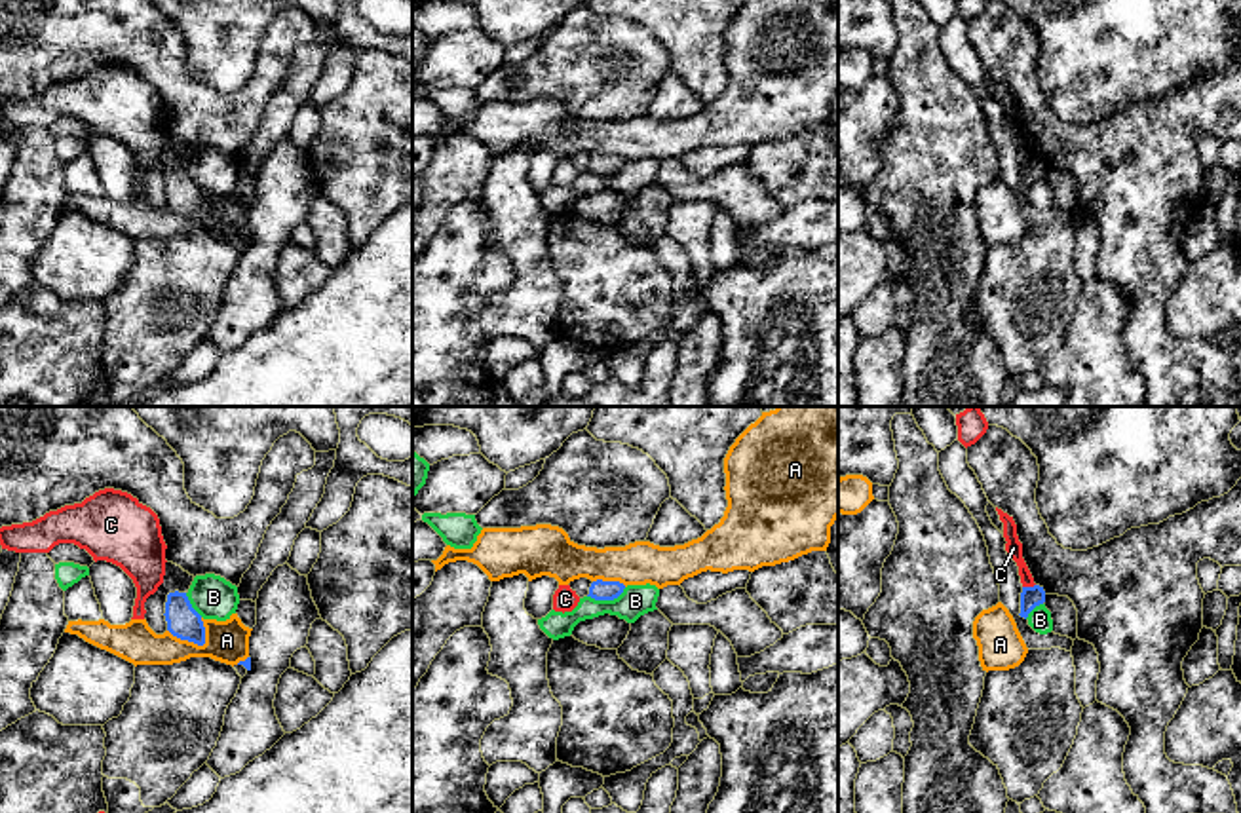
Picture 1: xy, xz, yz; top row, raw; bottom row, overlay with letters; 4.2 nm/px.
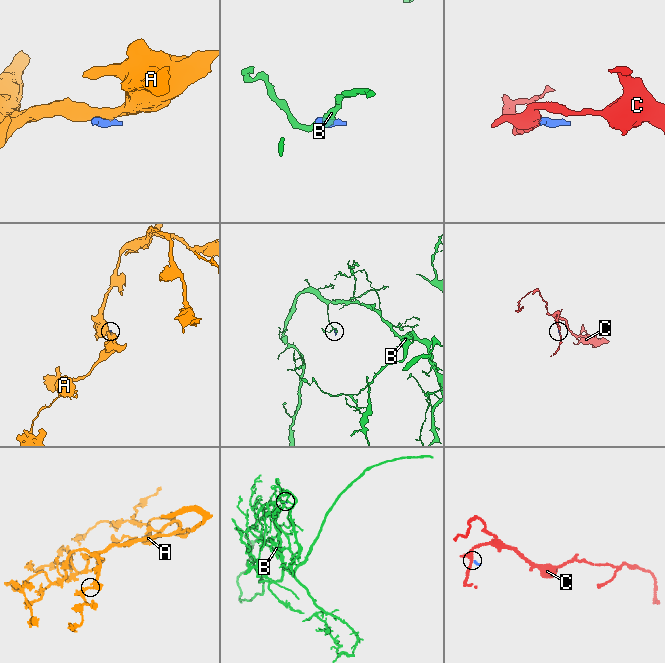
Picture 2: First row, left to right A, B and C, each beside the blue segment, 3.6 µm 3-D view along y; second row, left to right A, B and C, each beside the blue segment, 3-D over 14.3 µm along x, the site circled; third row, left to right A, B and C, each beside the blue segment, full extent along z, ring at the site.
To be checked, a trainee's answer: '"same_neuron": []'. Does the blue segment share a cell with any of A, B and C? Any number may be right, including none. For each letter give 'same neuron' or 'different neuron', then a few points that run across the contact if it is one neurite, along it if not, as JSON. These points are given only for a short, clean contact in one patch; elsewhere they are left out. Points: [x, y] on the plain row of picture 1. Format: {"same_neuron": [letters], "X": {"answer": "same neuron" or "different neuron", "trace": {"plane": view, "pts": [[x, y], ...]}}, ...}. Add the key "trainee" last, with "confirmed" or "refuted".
{"same_neuron": [], "A": {"answer": "different neuron", "trace": {"plane": "xy", "pts": [[168, 204], [181, 213], [198, 219], [206, 217]]}}, "B": {"answer": "different neuron", "trace": {"plane": "xz", "pts": [[626, 162], [612, 173], [588, 171]]}}, "C": {"answer": "different neuron", "trace": {"plane": "yz", "pts": [[1034, 158], [1023, 162]]}}, "trainee": "confirmed"}

